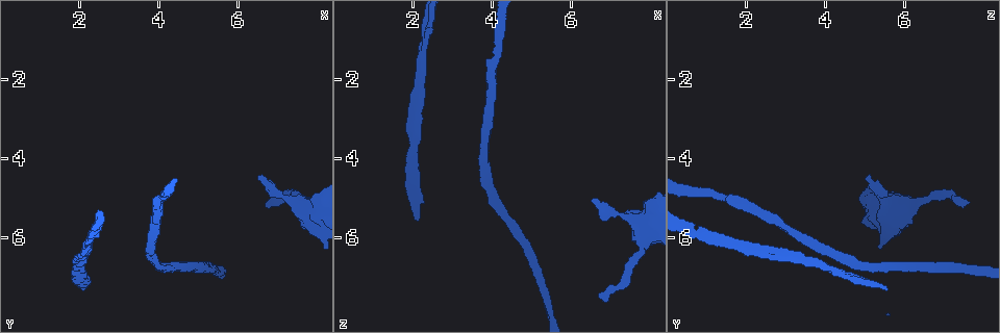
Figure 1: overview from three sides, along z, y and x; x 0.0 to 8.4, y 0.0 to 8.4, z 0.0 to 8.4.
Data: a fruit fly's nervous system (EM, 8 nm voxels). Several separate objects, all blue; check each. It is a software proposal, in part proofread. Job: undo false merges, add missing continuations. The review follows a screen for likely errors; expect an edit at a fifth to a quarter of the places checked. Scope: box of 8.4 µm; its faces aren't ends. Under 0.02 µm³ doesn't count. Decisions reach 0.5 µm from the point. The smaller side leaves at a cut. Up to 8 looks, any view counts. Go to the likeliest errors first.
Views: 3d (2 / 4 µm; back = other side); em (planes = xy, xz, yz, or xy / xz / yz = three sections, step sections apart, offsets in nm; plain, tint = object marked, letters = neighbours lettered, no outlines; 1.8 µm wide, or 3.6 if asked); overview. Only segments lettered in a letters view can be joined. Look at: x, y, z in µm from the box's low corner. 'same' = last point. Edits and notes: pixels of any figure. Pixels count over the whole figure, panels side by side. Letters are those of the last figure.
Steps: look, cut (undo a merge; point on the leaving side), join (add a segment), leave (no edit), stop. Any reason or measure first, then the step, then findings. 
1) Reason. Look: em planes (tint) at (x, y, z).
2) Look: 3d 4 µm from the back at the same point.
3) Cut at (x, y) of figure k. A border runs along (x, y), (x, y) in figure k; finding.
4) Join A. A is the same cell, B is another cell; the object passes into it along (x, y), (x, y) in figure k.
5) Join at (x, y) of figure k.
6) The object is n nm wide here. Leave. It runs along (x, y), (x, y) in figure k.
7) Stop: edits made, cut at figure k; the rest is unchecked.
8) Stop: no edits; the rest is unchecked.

Branch stops here. Look: 3d 2 µm at (6.75, 5.15, 7.45).

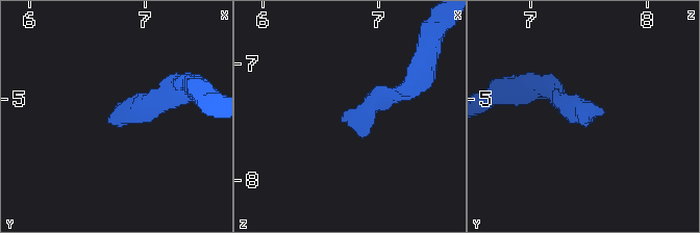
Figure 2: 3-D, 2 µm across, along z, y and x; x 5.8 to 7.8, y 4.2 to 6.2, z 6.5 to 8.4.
Shape alone is not enough. Look: em planes (letters) at (6.70, 5.18, 7.42).

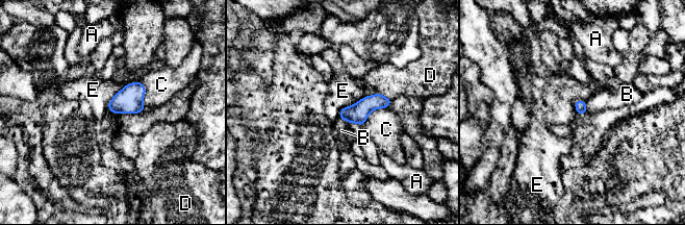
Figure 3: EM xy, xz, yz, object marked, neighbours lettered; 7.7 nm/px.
The longest contact is with C, 240 nm. Join at (605, 99) of figure 3. B is the same cell, A, C, D and E are other cells; the neuron continues.

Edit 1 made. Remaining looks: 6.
Look: overview.

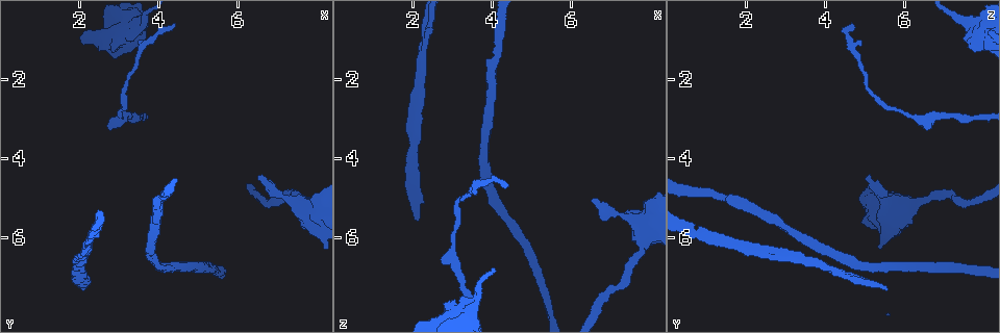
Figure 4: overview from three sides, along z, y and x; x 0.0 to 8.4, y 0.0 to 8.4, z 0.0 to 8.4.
An open end. Look: 3d 2 µm at (6.55, 4.40, 5.05).

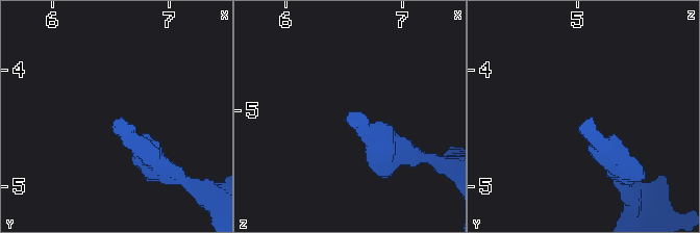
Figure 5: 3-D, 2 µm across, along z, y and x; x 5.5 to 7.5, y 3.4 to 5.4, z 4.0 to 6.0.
Look: em xz step 16 (tint) at (6.52, 4.44, 5.06).

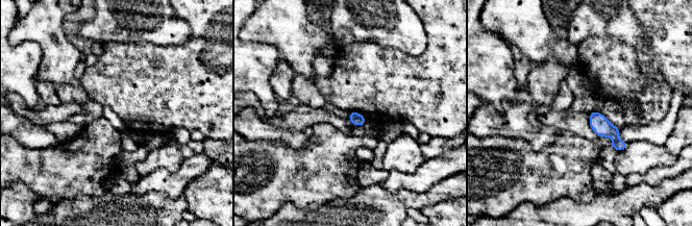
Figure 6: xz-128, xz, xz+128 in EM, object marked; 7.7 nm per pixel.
Cut it another way. Look: em planes (letters) at the same point.

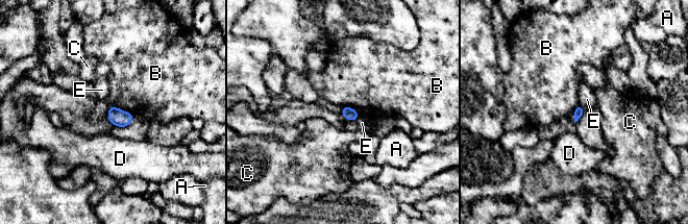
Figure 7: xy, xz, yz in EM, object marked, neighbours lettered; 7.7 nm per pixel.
Leave. A, B, C, D and E are other cells; a border runs along (109, 106), (116, 106), (133, 116) in figure 7; none of them fits.

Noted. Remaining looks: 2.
Tapers out. Look: em xy step 8 (tint) at (4.40, 0.55, 4.70).

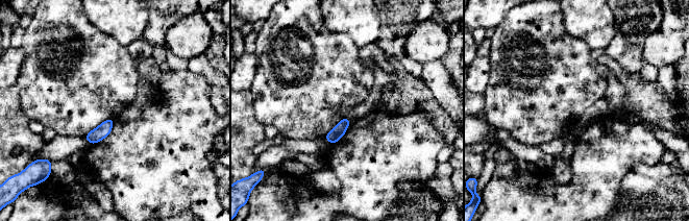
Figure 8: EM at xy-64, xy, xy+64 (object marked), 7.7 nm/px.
Look: em yz step 8 (letters) at the same point.

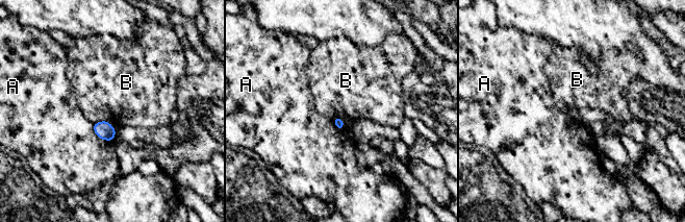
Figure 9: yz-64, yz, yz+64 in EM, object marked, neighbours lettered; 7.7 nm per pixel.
The object is 70 nm wide here. Leave. A and B are other cells; a border runs along (94, 123), (107, 121), (115, 130) in figure 9; none of them fits.

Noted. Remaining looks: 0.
Stop: edits made, join at figure 3; the rest is unchecked.

